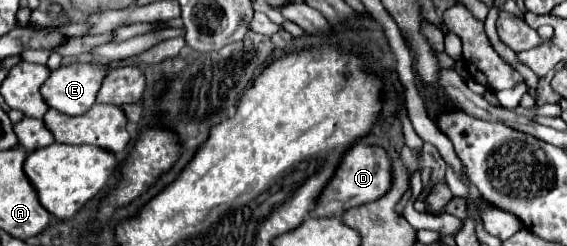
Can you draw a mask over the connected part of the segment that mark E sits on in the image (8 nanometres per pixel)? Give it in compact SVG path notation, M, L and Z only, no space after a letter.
M72 63L52 71L40 91L46 97L46 103L60 113L82 115L94 105L96 93L106 75L108 65Z

